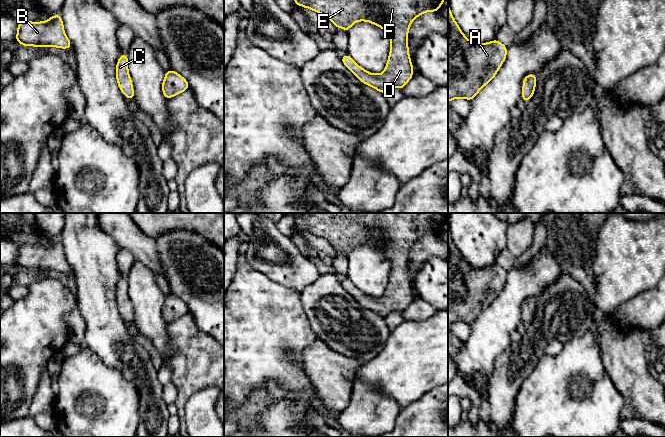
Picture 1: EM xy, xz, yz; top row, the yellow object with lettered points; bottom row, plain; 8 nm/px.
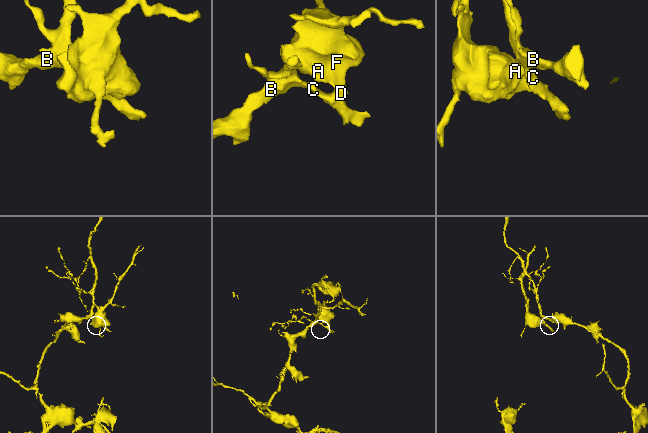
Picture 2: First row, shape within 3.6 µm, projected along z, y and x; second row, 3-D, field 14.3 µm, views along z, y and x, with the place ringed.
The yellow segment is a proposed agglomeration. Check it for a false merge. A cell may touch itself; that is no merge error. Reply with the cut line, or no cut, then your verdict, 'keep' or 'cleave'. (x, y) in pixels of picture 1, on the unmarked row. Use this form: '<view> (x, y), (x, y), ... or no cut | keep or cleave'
no cut | keep

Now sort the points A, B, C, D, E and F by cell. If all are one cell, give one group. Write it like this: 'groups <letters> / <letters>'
groups A B C D E F

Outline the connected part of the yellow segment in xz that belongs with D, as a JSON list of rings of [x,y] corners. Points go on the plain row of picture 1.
[[[285,213],[294,216],[294,227],[305,232],[309,232],[317,237],[325,239],[336,251],[348,255],[357,245],[367,245],[384,253],[389,259],[391,272],[383,297],[373,298],[358,288],[348,279],[341,281],[343,288],[352,295],[352,297],[365,309],[375,312],[377,315],[385,318],[391,312],[400,312],[401,314],[412,302],[413,289],[409,280],[409,271],[407,261],[409,251],[412,245],[424,236],[439,235],[444,223],[448,220],[446,213]]]

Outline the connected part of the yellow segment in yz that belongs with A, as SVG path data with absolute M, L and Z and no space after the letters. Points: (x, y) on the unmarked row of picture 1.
M448 230L448 326L456 322L472 324L497 298L507 279L507 271L498 264L473 267L461 255Z

